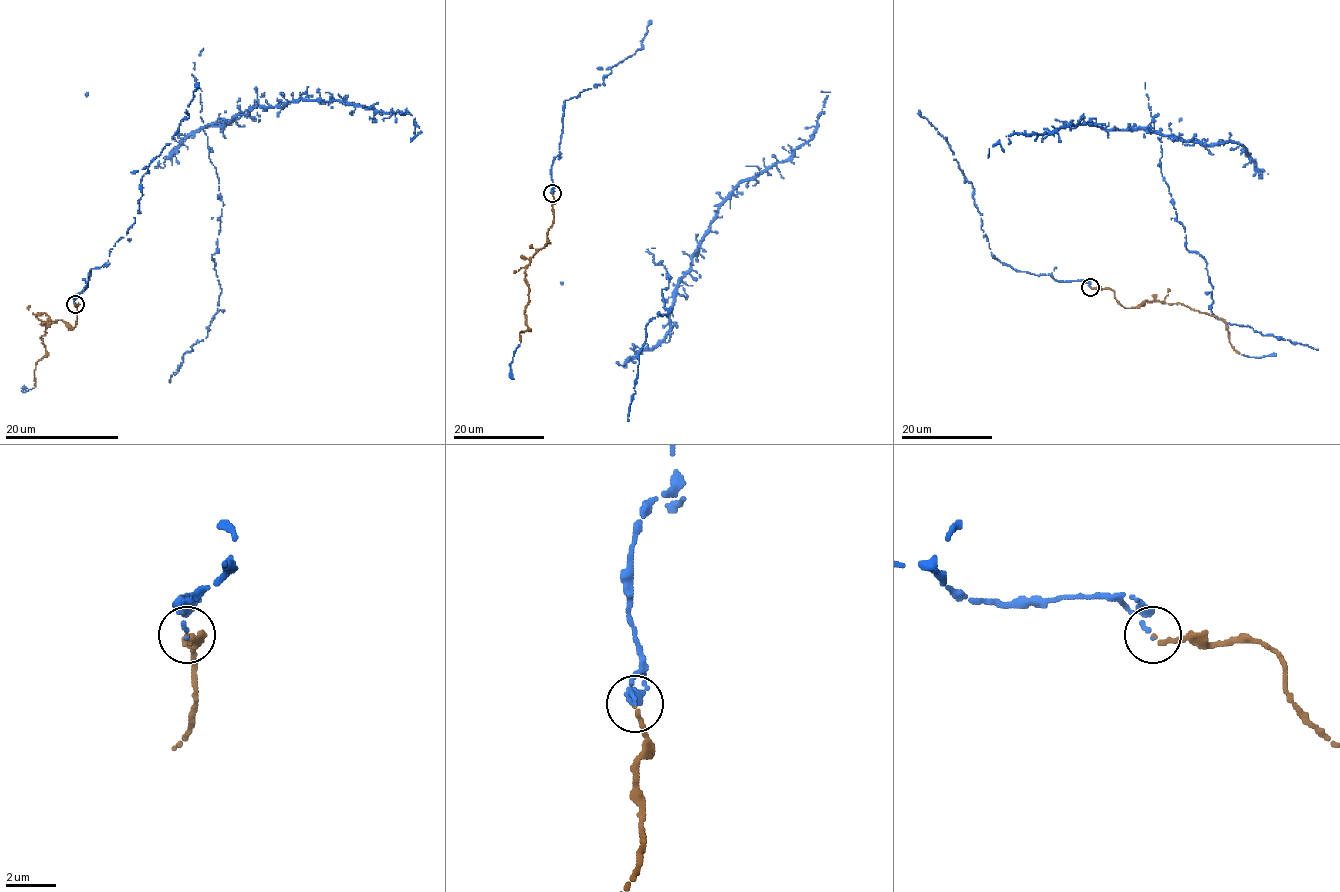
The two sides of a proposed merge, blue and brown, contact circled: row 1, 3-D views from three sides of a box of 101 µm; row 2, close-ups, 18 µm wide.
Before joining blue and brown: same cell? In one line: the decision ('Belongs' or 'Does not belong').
Belongs

